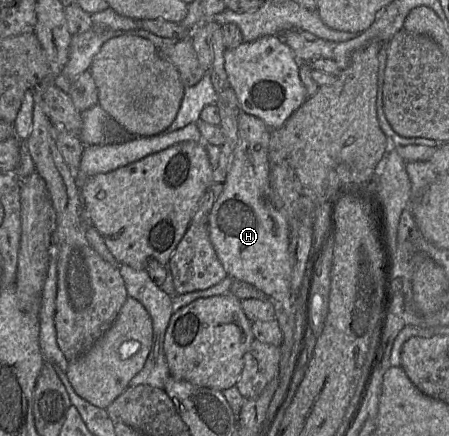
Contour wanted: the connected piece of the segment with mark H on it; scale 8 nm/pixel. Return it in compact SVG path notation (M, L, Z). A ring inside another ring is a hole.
M240 112L237 144L232 155L224 188L208 216L209 238L228 276L252 284L277 306L284 310L291 307L291 266L289 256L290 230L283 213L267 200L270 182L268 148L271 129L259 118Z

